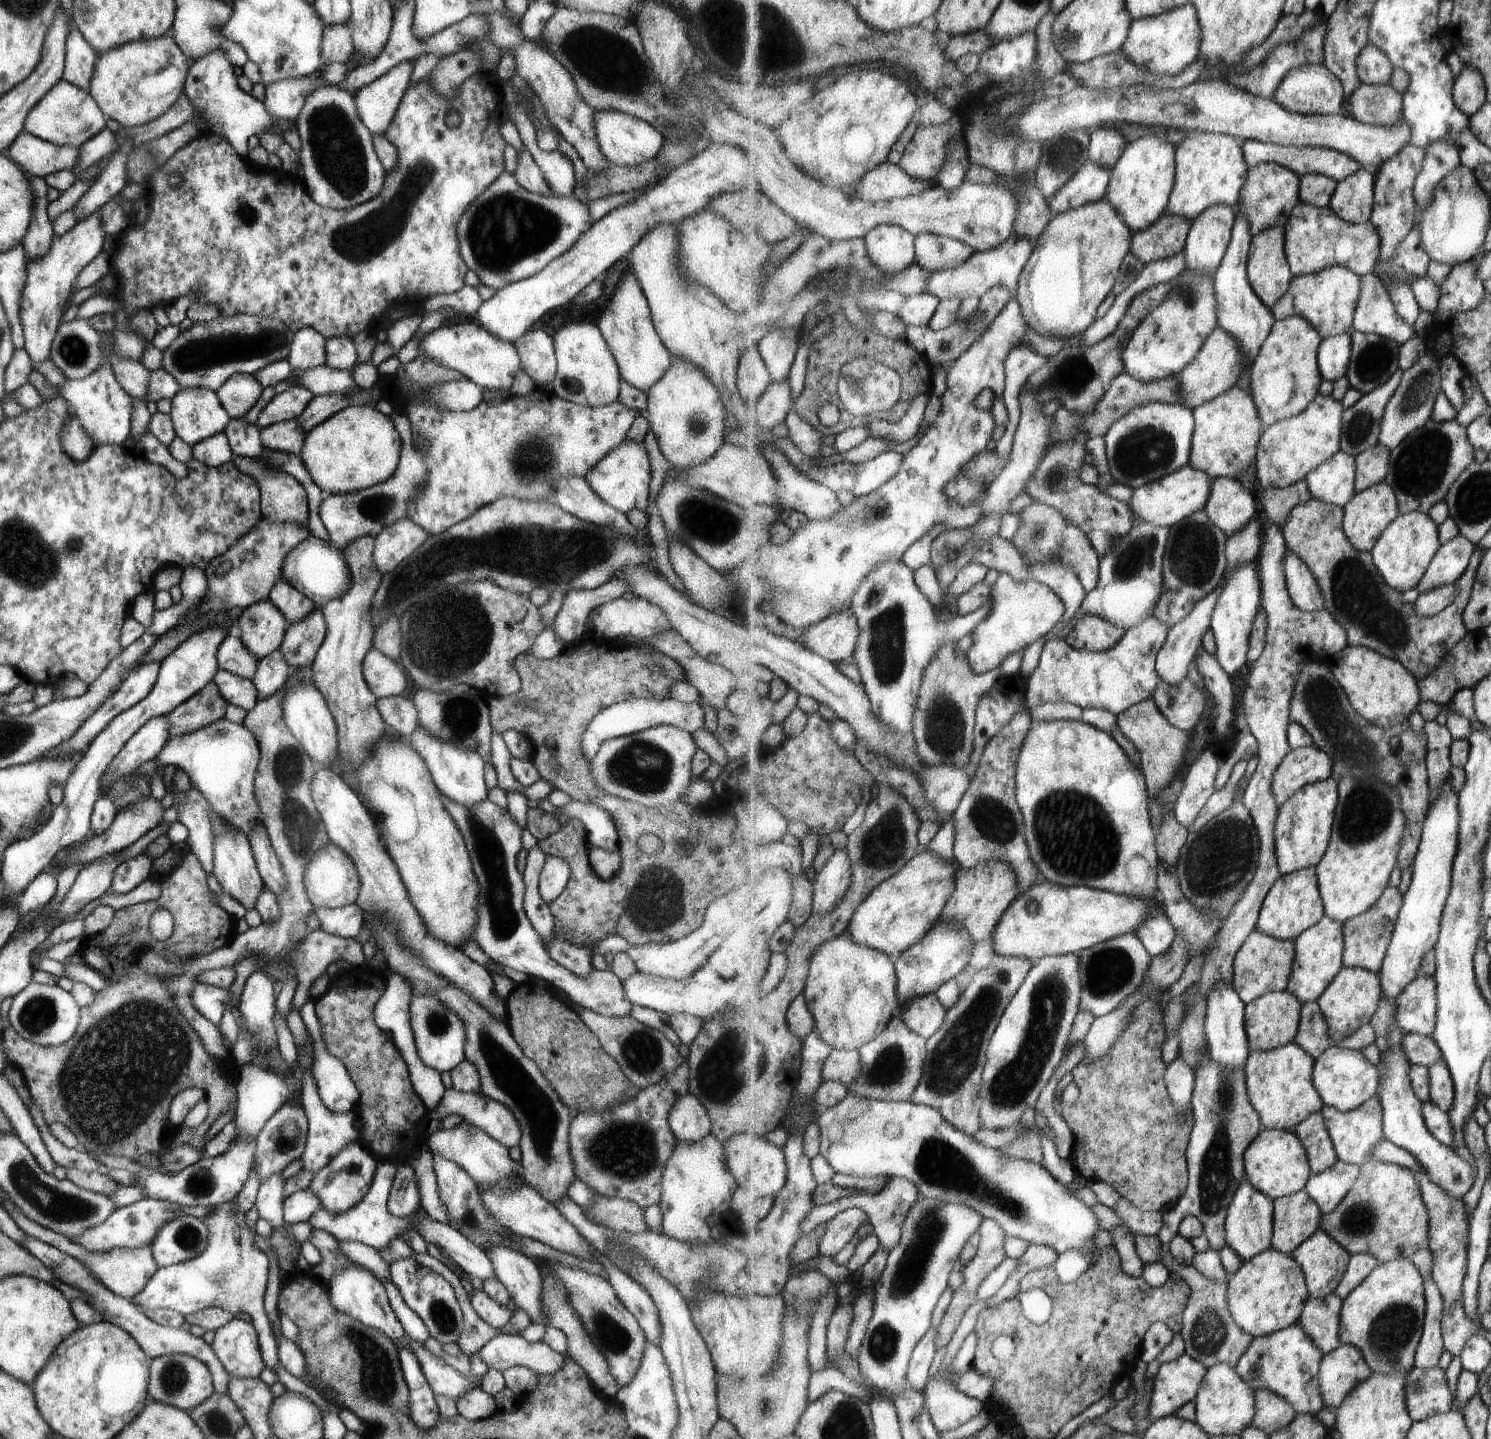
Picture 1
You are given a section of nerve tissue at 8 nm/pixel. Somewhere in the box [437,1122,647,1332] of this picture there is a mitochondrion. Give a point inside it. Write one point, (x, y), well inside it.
(466, 1222)

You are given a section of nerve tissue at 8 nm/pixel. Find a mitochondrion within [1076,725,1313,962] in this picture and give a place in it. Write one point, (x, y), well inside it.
(1218, 861)

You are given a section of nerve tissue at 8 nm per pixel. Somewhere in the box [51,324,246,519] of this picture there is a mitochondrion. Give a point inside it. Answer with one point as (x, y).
(74, 351)

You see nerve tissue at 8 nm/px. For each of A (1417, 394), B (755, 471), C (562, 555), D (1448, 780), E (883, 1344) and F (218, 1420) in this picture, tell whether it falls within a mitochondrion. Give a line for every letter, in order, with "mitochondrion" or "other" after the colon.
A: mitochondrion
B: other
C: mitochondrion
D: other
E: mitochondrion
F: mitochondrion

